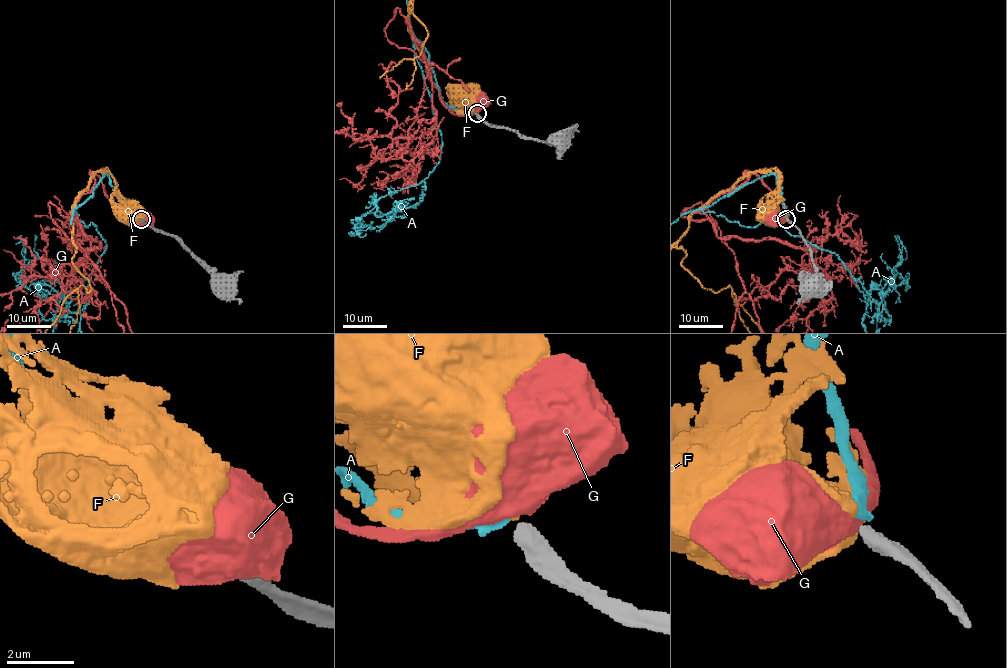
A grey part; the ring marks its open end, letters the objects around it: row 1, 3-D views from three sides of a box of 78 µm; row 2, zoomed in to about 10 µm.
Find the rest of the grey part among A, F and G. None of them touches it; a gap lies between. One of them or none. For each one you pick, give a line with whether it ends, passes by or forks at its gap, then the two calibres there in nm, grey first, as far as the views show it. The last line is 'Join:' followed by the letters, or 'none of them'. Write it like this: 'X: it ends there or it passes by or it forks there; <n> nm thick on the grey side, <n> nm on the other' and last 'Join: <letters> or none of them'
A: it ends there; 460 nm thick on the grey side, 280 nm on the other
Join: A

